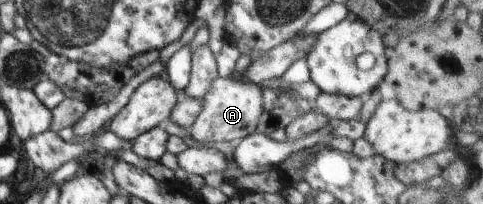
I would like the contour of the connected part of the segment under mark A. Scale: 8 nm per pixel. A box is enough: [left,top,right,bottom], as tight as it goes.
[189,78,264,144]

